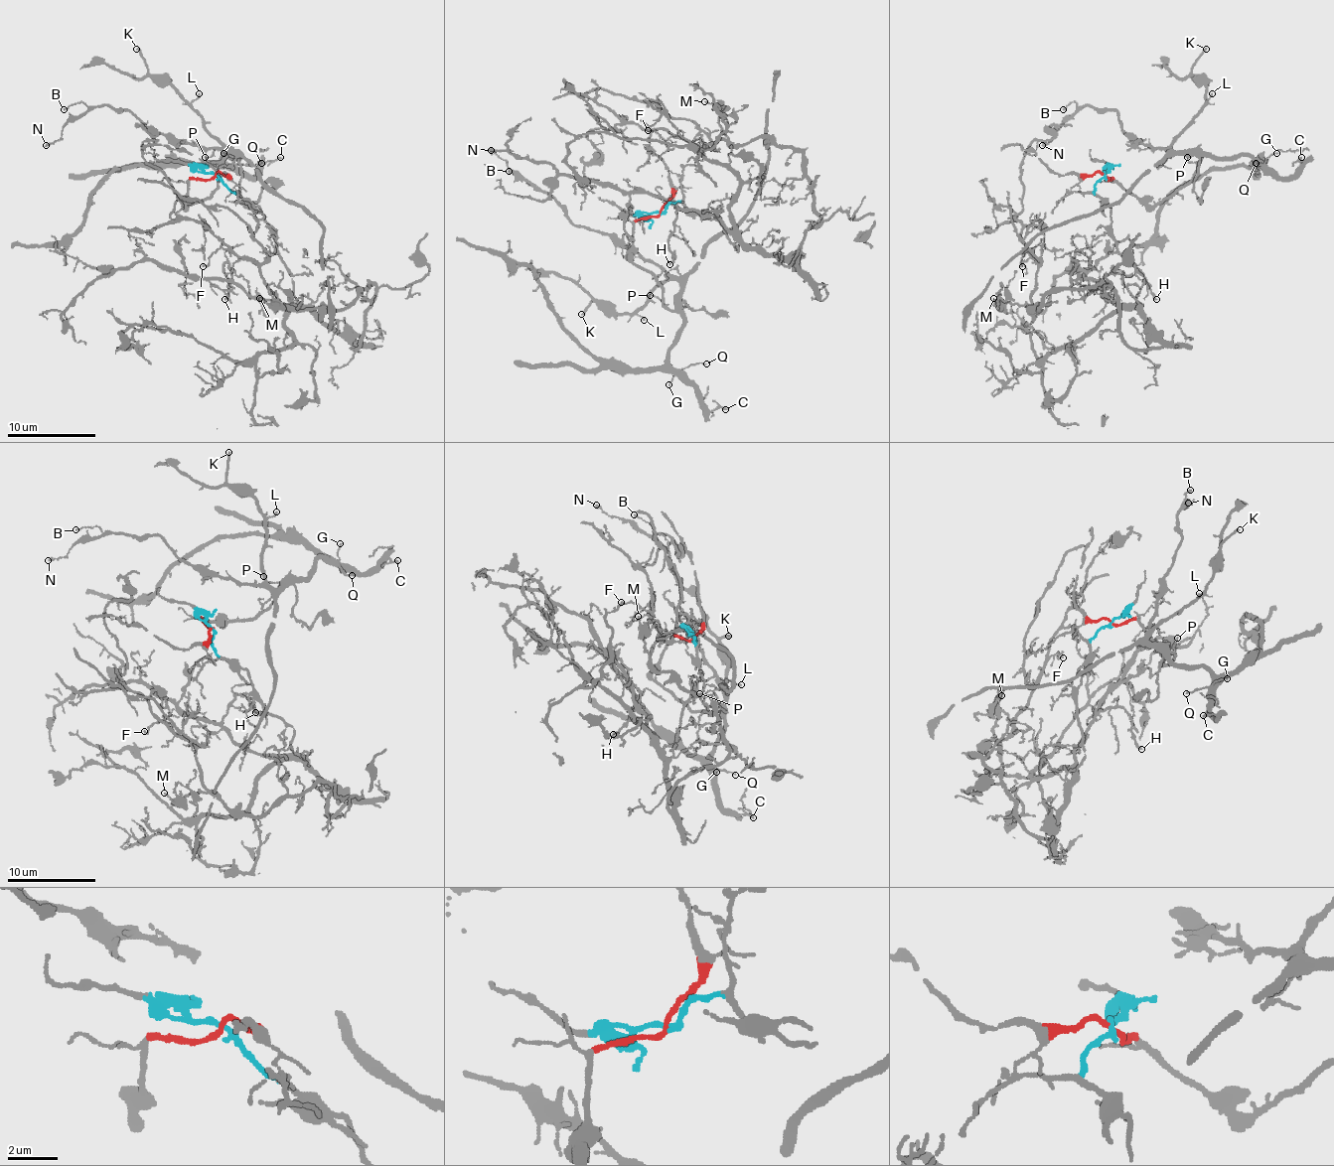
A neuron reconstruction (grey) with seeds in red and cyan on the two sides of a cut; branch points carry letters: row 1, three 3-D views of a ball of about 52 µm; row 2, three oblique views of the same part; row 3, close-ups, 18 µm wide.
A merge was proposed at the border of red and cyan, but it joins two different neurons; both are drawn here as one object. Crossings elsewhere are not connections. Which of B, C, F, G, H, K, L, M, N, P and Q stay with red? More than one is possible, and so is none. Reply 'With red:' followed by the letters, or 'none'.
With red: B, C, G, K, L, N, P, Q

